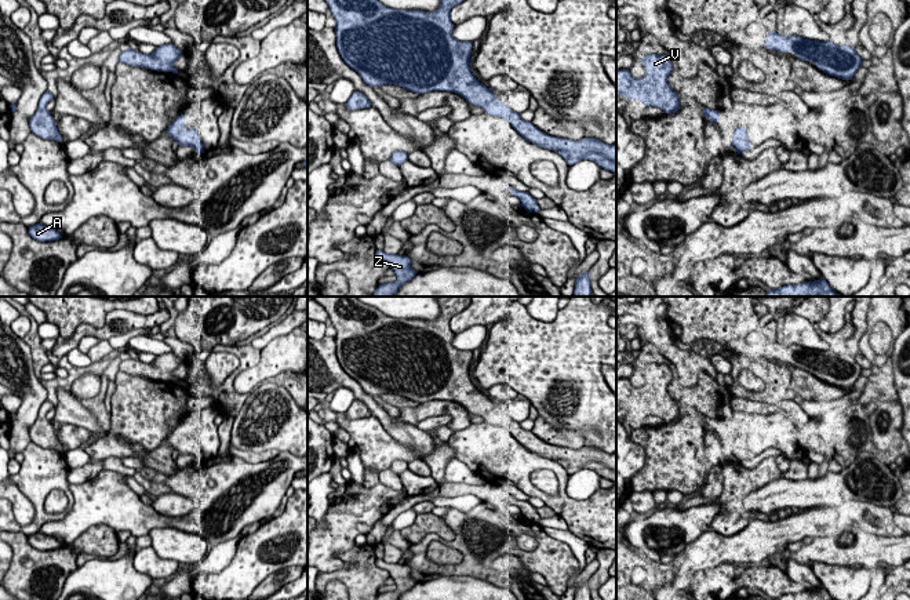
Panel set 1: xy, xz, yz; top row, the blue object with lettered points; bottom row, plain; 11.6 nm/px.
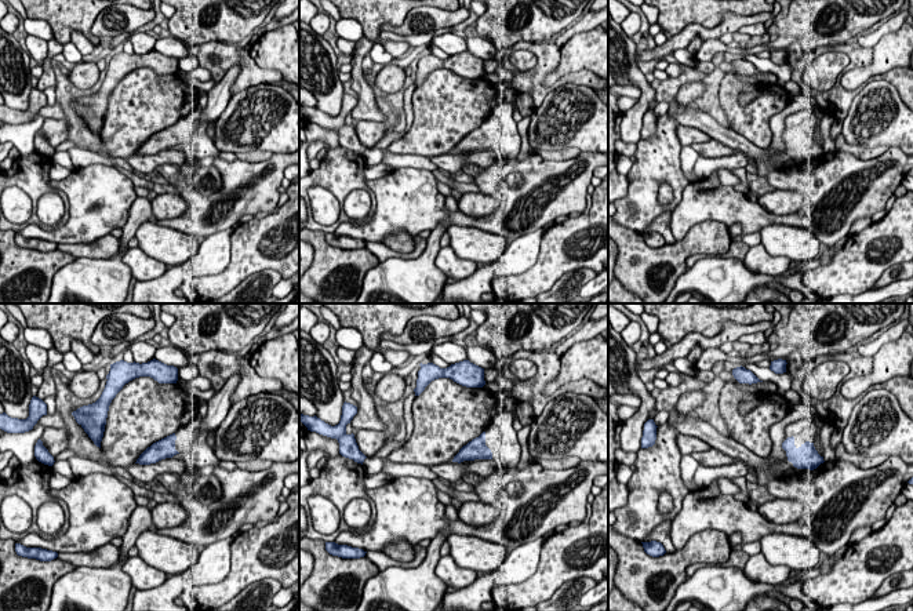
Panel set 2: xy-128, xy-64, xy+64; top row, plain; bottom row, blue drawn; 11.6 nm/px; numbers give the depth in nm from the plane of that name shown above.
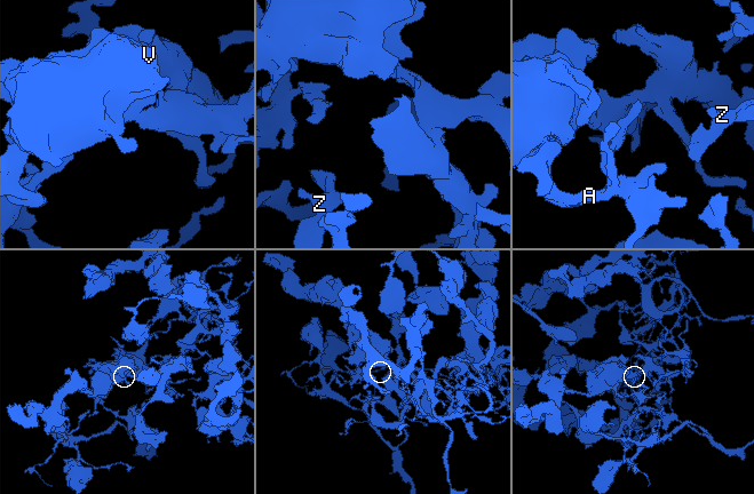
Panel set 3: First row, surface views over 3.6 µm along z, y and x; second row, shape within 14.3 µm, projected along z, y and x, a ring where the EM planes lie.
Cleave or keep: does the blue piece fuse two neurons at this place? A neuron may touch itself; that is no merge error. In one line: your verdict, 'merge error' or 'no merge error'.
no merge error

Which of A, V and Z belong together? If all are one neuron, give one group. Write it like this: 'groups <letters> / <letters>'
groups A V Z

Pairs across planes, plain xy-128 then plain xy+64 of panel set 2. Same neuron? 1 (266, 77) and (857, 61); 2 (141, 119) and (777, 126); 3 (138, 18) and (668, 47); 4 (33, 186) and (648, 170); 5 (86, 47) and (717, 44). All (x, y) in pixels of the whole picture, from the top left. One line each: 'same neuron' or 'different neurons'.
1: same neuron
2: different neurons
3: same neuron
4: same neuron
5: same neuron

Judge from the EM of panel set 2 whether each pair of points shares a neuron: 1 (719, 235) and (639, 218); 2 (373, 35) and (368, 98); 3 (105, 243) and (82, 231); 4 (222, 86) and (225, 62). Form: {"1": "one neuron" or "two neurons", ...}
{"1": "two neurons", "2": "two neurons", "3": "two neurons", "4": "two neurons"}

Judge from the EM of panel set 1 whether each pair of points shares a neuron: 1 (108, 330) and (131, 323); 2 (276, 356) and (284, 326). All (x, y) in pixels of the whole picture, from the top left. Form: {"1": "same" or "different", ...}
{"1": "same", "2": "different"}

